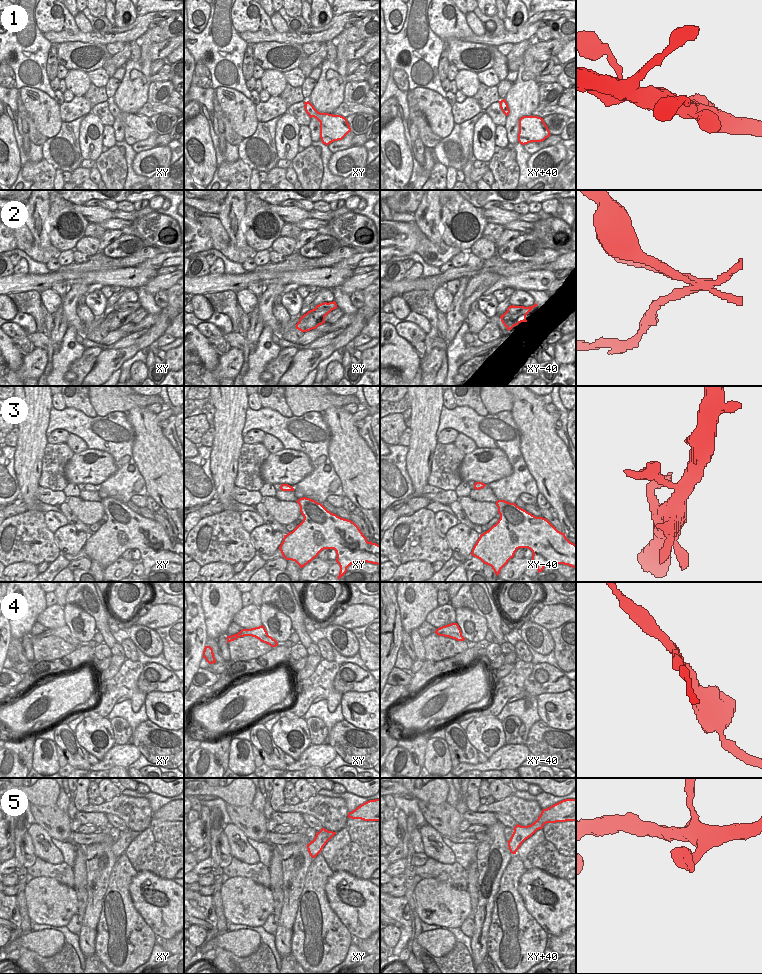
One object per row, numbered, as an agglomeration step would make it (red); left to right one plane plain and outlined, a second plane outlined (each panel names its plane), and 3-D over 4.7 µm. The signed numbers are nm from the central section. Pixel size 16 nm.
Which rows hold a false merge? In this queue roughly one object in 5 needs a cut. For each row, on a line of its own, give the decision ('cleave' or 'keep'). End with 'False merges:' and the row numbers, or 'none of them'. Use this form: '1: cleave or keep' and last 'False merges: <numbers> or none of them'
1: keep
2: cleave
3: keep
4: keep
5: keep
False merges: 2

